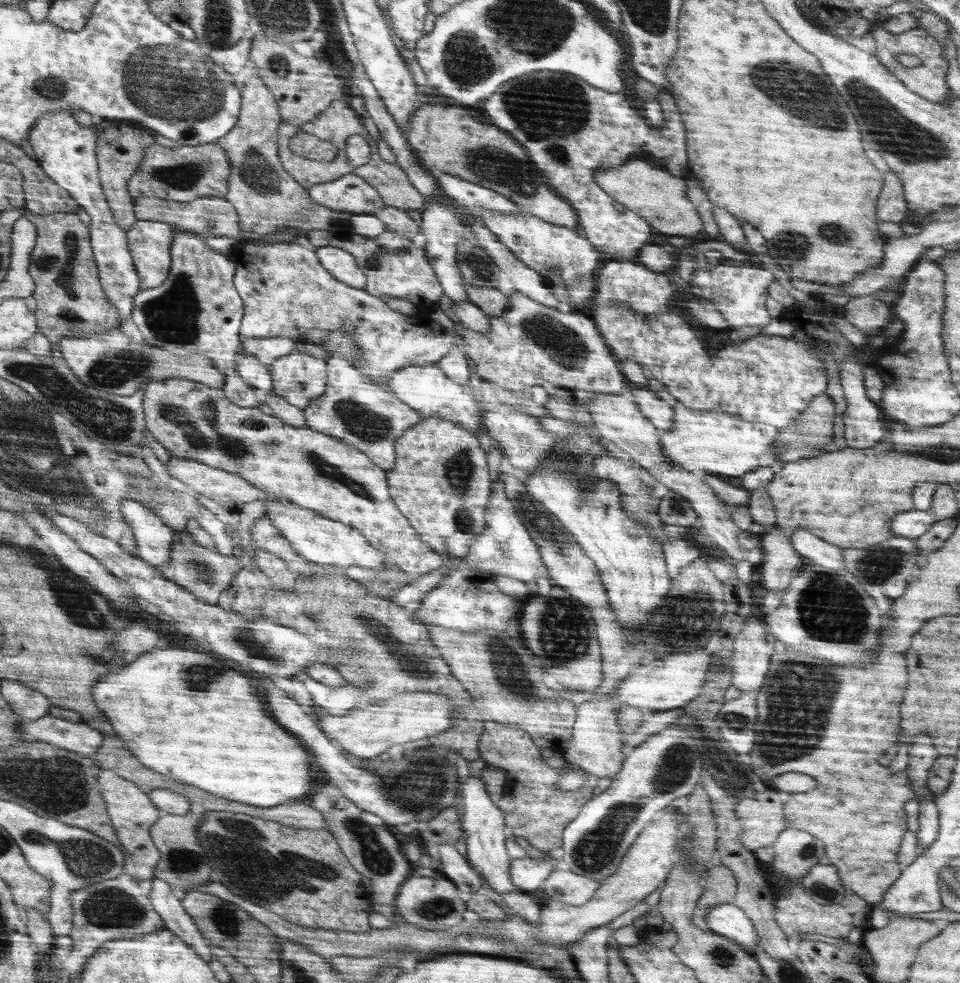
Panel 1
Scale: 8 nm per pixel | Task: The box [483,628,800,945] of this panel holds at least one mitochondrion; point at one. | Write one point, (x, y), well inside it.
(598, 847)

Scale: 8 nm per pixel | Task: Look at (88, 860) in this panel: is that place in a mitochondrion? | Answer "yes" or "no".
yes

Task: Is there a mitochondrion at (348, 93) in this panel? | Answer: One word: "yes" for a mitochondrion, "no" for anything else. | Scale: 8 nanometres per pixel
no

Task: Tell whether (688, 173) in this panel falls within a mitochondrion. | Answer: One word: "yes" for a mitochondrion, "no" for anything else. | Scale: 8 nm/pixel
no

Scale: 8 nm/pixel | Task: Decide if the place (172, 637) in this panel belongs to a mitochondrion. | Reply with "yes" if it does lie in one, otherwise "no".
no

